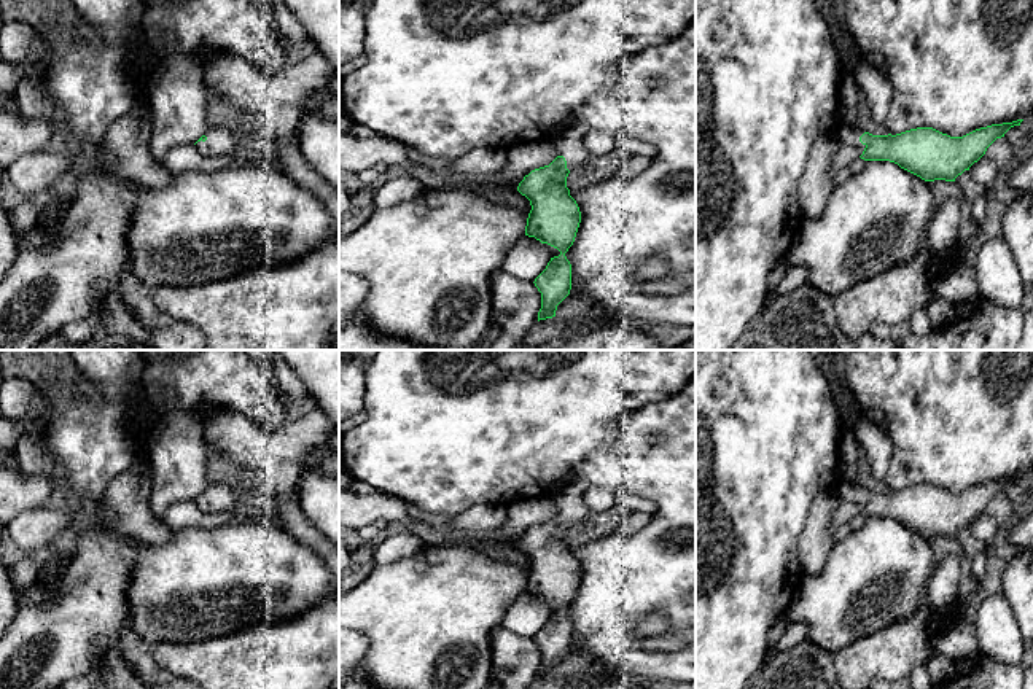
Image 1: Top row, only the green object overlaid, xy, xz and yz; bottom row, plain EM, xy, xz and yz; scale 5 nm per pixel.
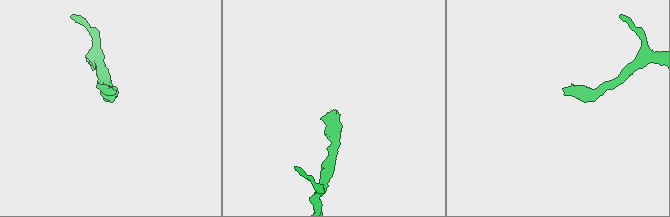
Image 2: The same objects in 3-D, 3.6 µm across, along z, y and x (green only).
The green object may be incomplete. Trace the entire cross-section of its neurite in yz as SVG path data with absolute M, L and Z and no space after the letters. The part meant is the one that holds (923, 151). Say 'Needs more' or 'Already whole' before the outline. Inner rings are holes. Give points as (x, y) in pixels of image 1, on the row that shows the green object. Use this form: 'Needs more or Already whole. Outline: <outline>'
Needs more. Outline: M1022 121L992 124L963 137L950 137L933 127L917 127L896 135L872 135L840 123L813 143L805 162L805 172L799 181L804 218L821 216L836 188L837 172L858 158L895 162L925 181L955 181L985 154L996 138L1004 137Z

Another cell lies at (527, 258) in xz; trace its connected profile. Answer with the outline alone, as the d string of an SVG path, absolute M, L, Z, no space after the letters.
M535 237L519 239L501 263L501 269L522 282L535 282L551 261L551 253Z

